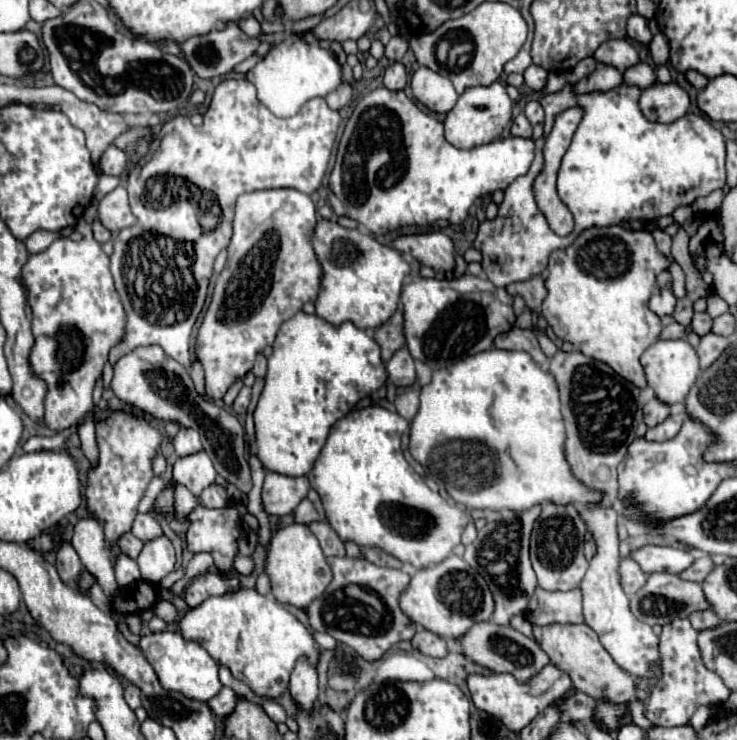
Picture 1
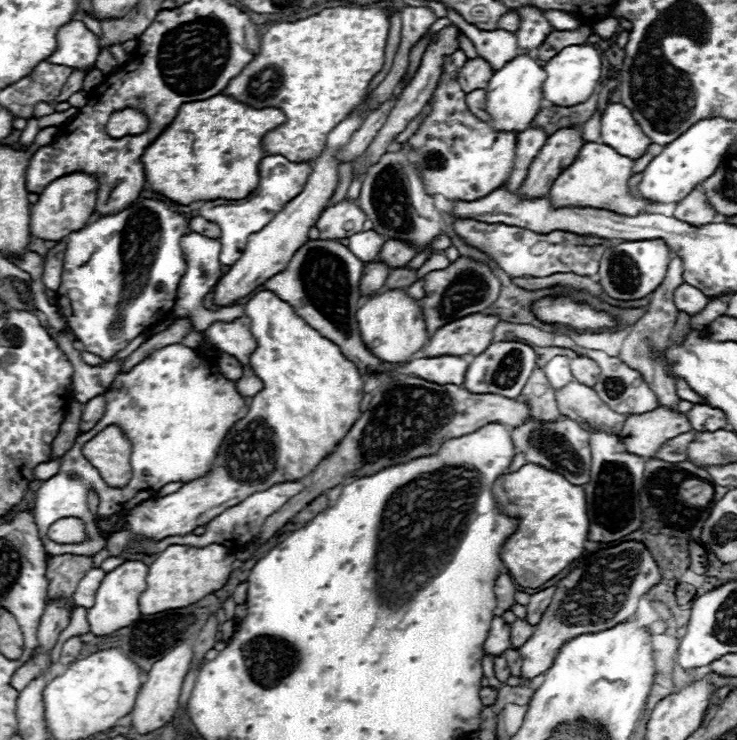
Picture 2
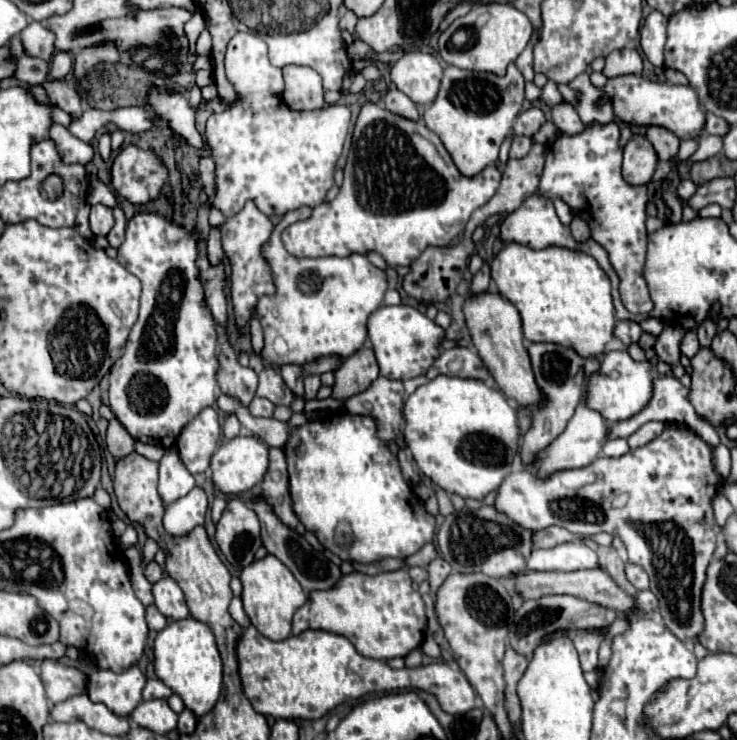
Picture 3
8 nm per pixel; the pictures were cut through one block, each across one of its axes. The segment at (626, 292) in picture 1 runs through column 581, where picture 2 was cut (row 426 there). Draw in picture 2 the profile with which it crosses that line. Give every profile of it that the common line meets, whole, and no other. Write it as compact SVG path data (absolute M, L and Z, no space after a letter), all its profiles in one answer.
M258 290L250 296L244 308L244 316L250 318L250 332L258 344L250 356L250 366L262 380L264 388L252 398L248 416L244 416L244 420L240 420L226 436L224 444L218 450L212 474L188 482L178 492L172 492L168 496L146 500L128 512L126 522L130 524L130 542L126 544L126 550L122 554L108 556L100 564L104 572L110 572L126 560L132 548L132 538L136 536L144 536L148 540L162 540L166 536L180 536L184 532L192 532L196 526L208 524L208 520L224 512L224 508L238 504L252 492L264 490L284 480L298 480L308 476L312 468L316 468L316 464L328 452L332 452L332 448L336 448L336 444L348 434L348 428L352 428L352 424L360 418L364 378L358 368L344 358L340 348L332 340L324 338L306 320L302 320L288 302L280 300L274 292L268 290Z

